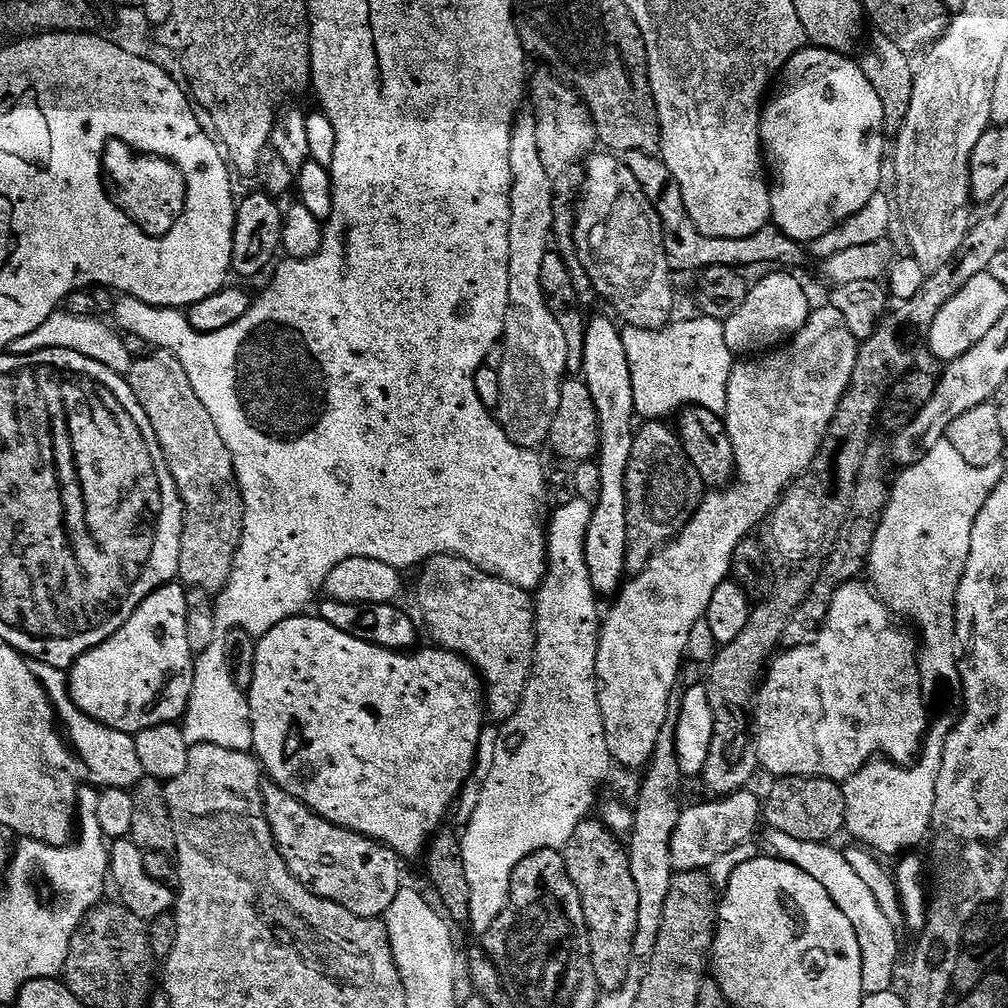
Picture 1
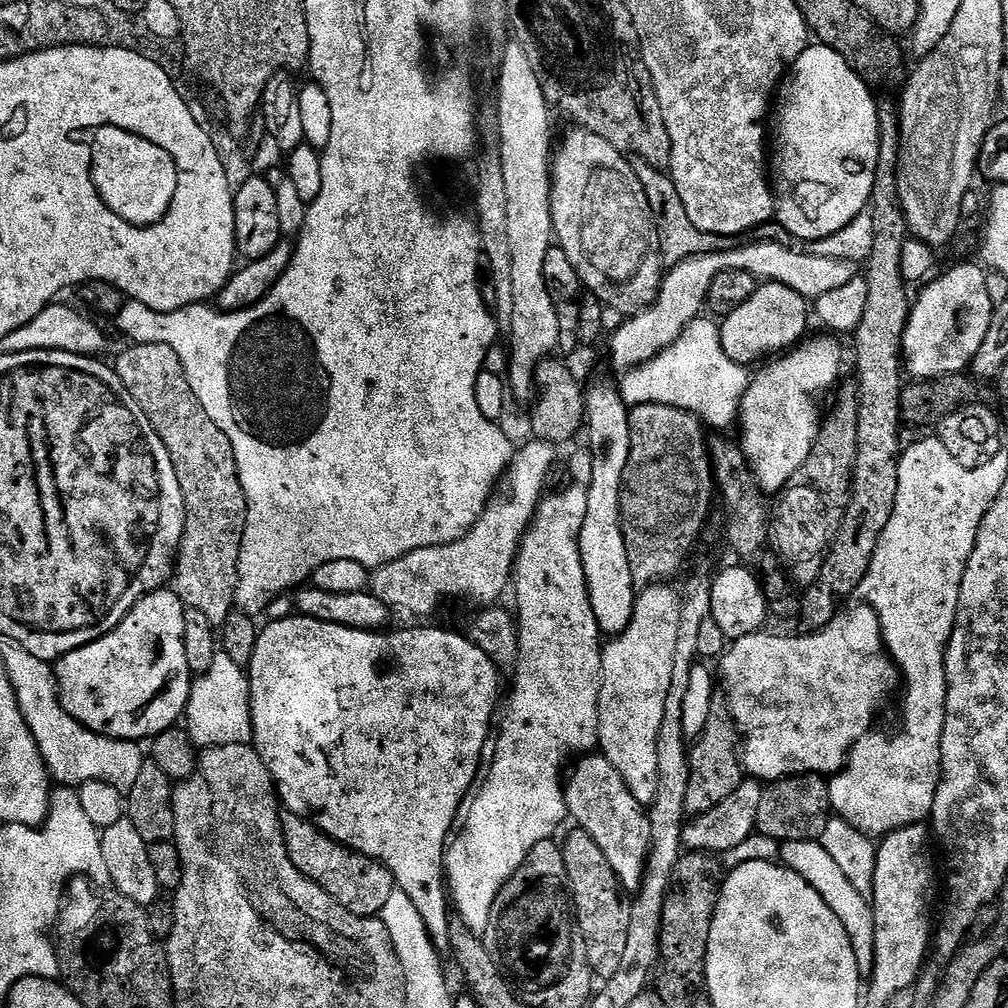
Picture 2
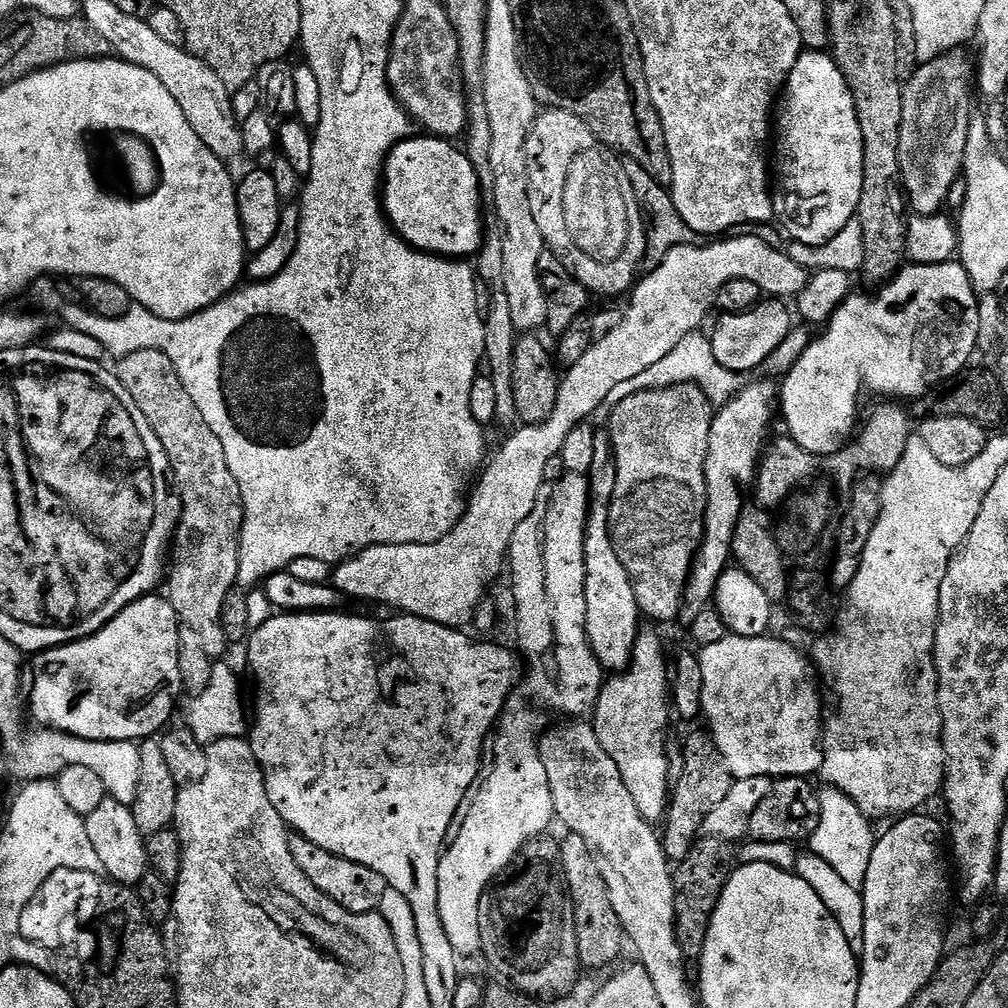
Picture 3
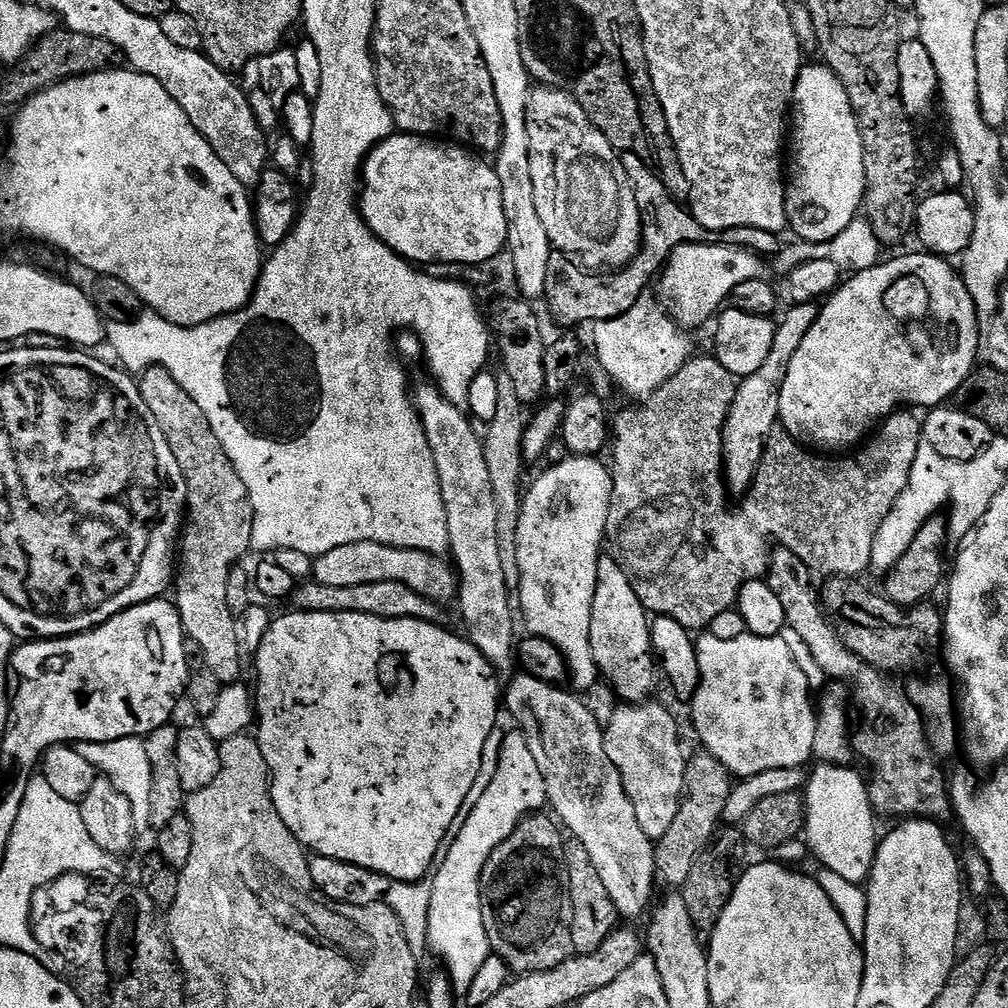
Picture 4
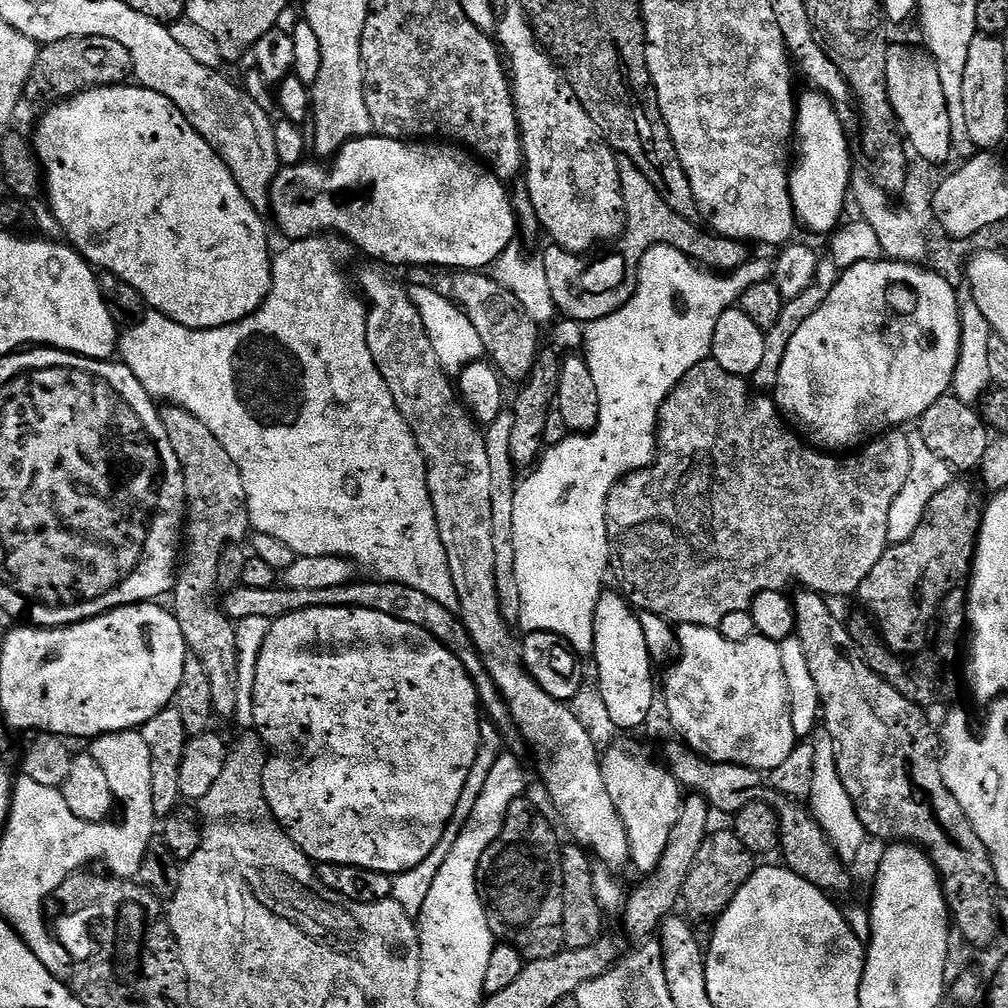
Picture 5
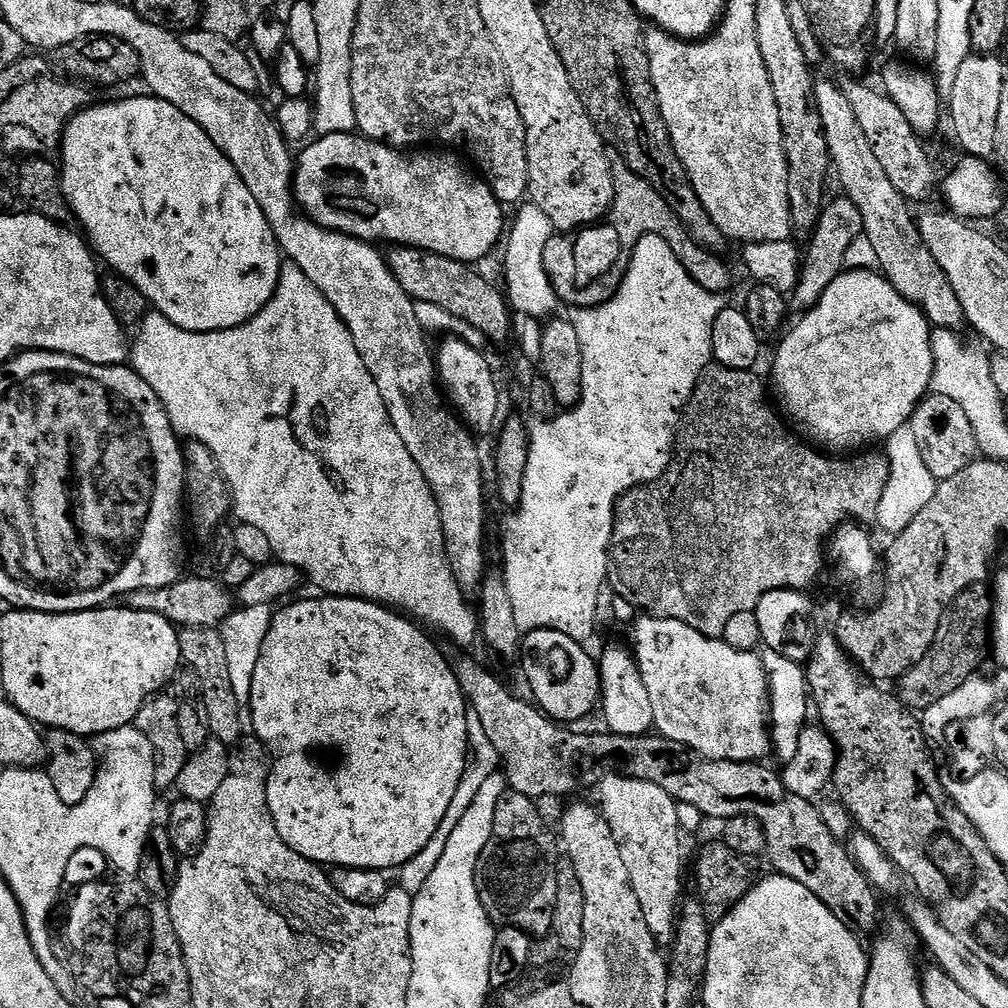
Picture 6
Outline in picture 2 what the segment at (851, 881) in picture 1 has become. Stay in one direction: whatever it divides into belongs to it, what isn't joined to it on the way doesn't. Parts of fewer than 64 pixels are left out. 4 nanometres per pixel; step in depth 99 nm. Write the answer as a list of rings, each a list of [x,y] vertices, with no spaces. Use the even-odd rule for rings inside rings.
[[[819,840],[783,841],[782,863],[785,868],[801,876],[810,886],[814,886],[818,894],[822,894],[822,902],[826,902],[826,906],[834,910],[838,922],[846,926],[846,934],[850,934],[850,946],[854,946],[854,958],[858,962],[861,977],[871,977],[874,966],[874,914],[870,901],[862,898],[858,890],[854,890],[850,878],[842,874],[842,869],[836,865],[834,858],[830,858],[830,854],[826,854]]]

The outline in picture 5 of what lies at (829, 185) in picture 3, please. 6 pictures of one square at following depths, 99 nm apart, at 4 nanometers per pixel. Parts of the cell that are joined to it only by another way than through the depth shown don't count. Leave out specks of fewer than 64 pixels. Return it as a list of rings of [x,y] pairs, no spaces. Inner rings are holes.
[[[808,90],[805,96],[799,97],[796,106],[794,140],[798,148],[800,144],[800,157],[797,160],[795,157],[791,165],[788,189],[797,221],[812,232],[831,233],[841,223],[844,203],[850,200],[854,171],[852,152],[848,149],[848,132],[836,112],[839,111],[831,96],[819,90]]]

